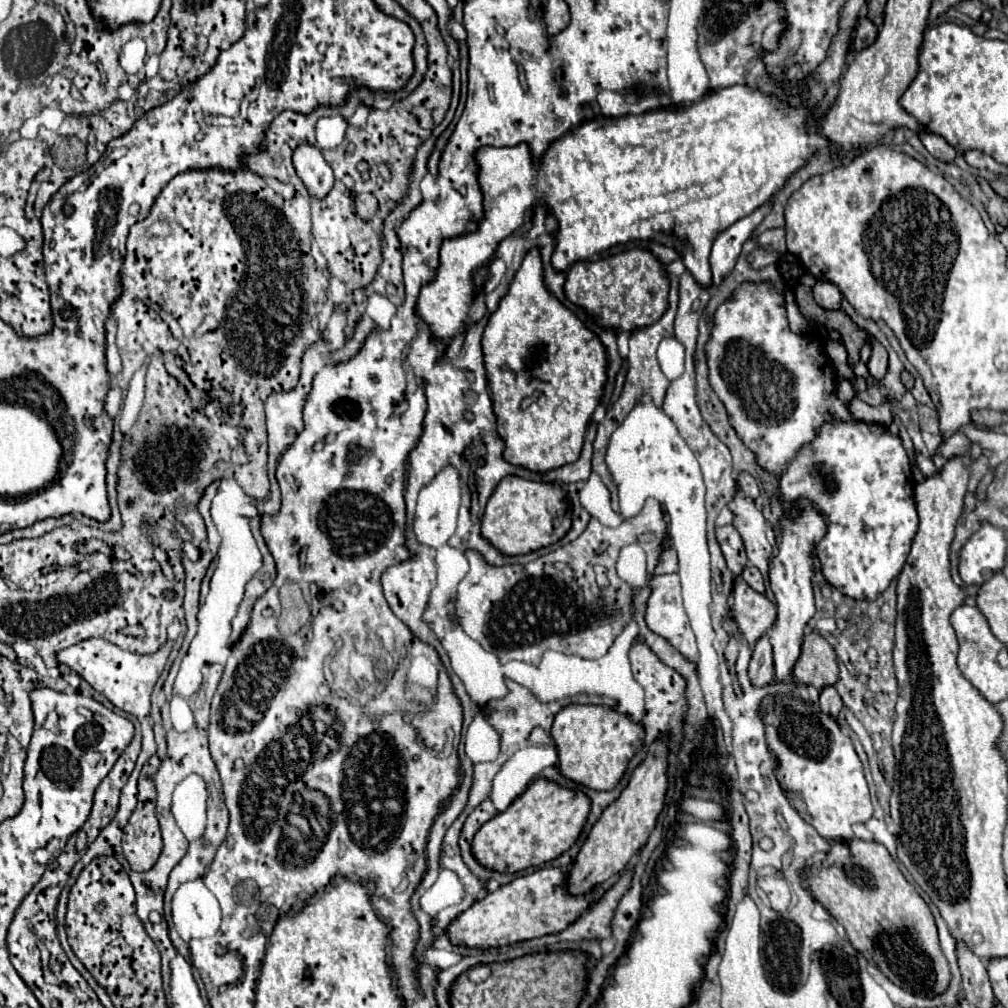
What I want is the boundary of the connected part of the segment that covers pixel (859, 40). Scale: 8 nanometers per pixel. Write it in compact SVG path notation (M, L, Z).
M861 18L857 28L855 28L855 36L851 40L851 46L853 46L853 50L863 50L869 44L873 44L875 38L877 38L875 24L871 20L867 20L867 18Z

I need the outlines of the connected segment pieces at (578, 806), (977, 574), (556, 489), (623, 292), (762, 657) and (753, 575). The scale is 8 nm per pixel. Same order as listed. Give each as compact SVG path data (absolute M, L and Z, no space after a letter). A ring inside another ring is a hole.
M537 778L505 812L499 812L479 828L473 840L473 856L483 866L499 872L519 872L529 866L545 864L575 844L589 810L591 800L585 792L563 788L547 778Z
M981 524L967 540L959 558L959 574L965 586L983 586L995 572L1005 566L1007 534L1005 530Z
M505 476L491 494L481 518L481 534L503 554L517 556L539 550L561 540L567 534L569 522L567 490L559 482L535 482L519 476ZM557 526L561 530L557 530Z
M633 248L599 260L581 260L567 270L567 298L599 318L599 324L615 330L637 330L655 324L669 306L669 278L665 266L651 250Z
M763 636L753 648L753 658L749 662L749 680L759 688L773 682L773 652L767 636Z
M747 566L745 570L743 570L743 574L741 574L741 578L755 590L755 592L761 592L761 594L765 594L765 586L763 586L763 576L761 576L761 572L757 570L757 568L753 568L753 566Z

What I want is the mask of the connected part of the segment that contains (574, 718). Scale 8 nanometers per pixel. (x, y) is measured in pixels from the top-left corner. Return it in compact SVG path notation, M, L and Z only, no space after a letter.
M569 704L555 716L551 736L559 752L559 770L565 778L595 790L613 790L629 760L641 750L645 728L605 704Z

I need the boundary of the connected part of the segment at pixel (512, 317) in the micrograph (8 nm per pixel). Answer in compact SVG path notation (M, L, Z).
M531 248L523 258L523 264L515 272L507 294L499 300L497 310L487 320L481 344L489 386L493 392L497 430L505 440L505 460L537 472L547 472L575 462L583 448L589 420L599 404L599 398L603 396L609 364L607 350L599 336L549 292L543 278L539 248Z

